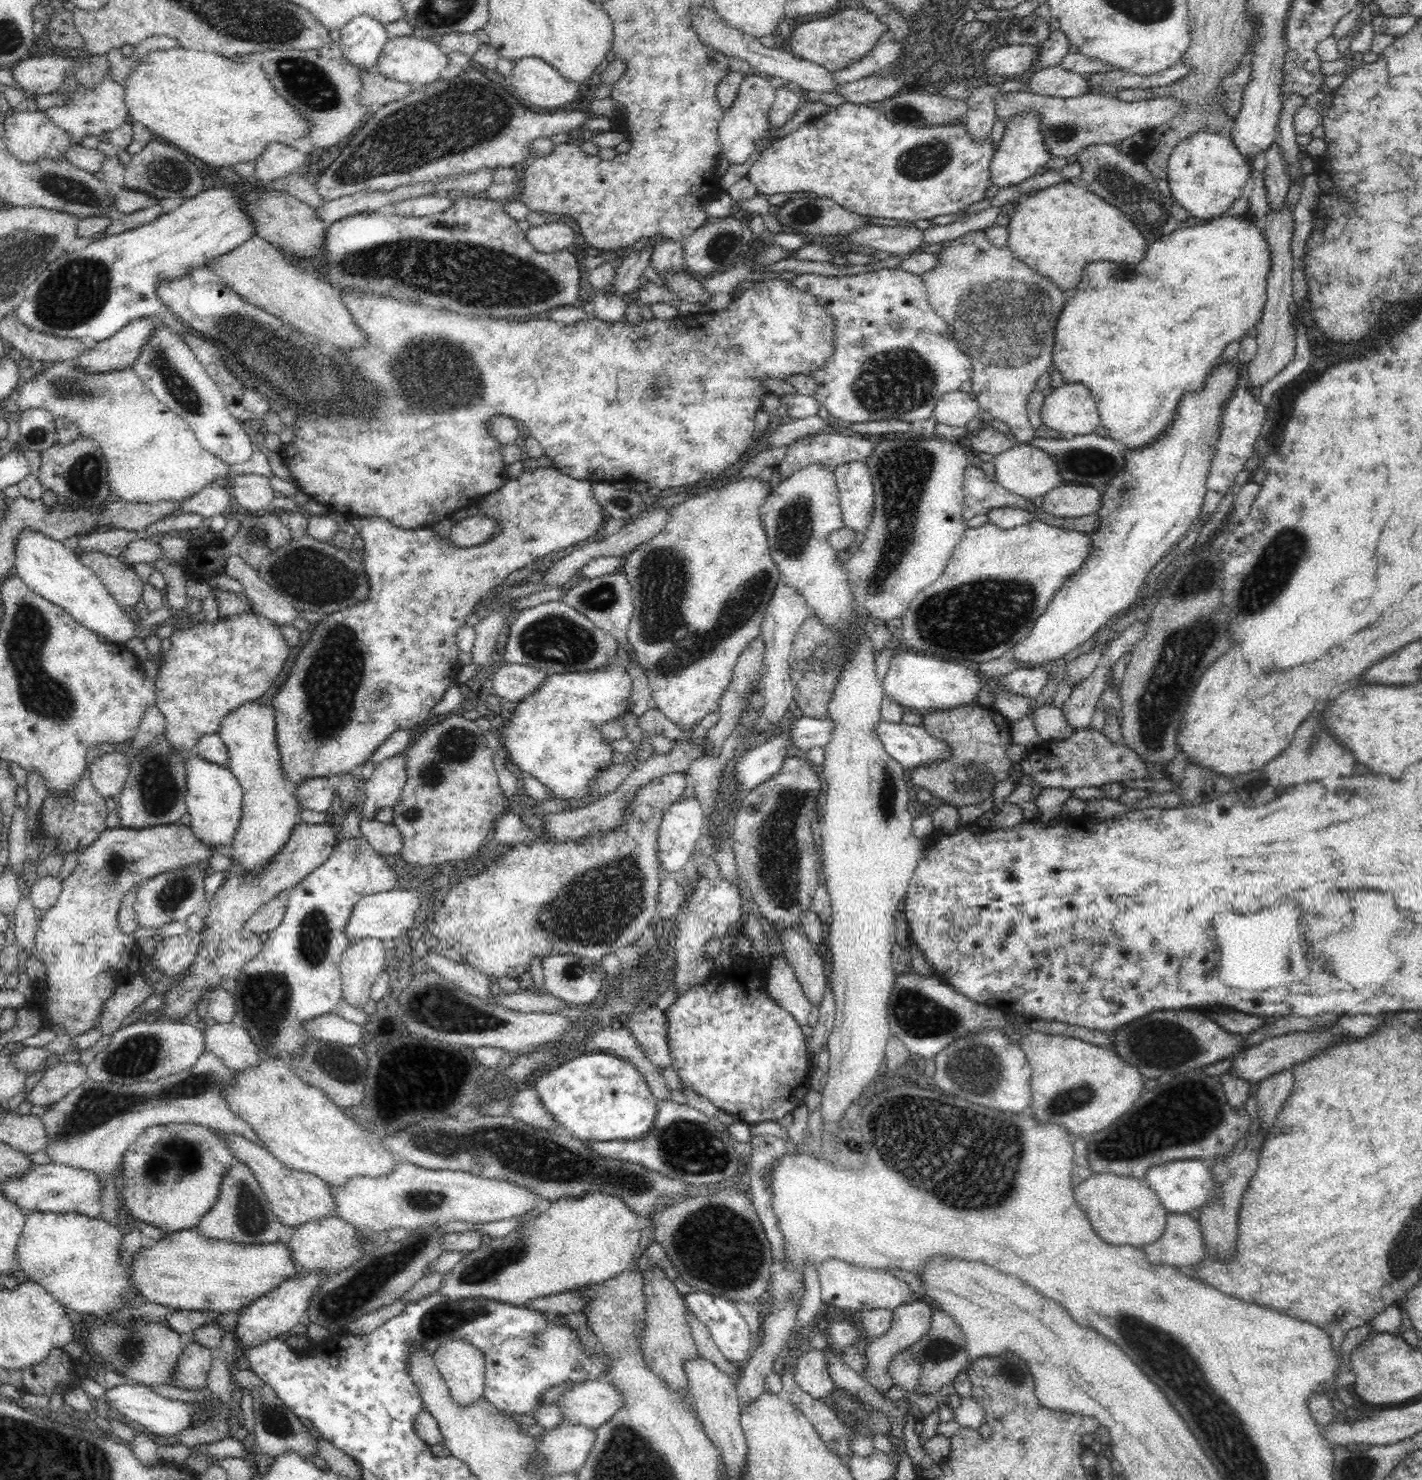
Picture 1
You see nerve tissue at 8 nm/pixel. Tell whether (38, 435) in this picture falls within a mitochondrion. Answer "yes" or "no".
yes

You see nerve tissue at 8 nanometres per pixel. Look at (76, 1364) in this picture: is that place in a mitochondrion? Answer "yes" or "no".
no

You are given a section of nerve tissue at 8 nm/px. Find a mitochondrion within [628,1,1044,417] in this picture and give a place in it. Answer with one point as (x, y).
(921, 162)

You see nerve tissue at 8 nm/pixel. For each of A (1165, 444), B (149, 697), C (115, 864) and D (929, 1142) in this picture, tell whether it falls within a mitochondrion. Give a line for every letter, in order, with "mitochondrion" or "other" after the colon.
A: other
B: other
C: mitochondrion
D: mitochondrion

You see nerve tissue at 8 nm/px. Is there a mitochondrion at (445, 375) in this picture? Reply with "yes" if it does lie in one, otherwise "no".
yes

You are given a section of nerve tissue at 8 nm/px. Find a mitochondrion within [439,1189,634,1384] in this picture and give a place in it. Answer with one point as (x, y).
(480, 1271)

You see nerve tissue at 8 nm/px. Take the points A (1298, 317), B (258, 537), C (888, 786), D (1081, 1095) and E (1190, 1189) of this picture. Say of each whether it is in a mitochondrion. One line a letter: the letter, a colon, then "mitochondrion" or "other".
A: other
B: mitochondrion
C: mitochondrion
D: mitochondrion
E: other

